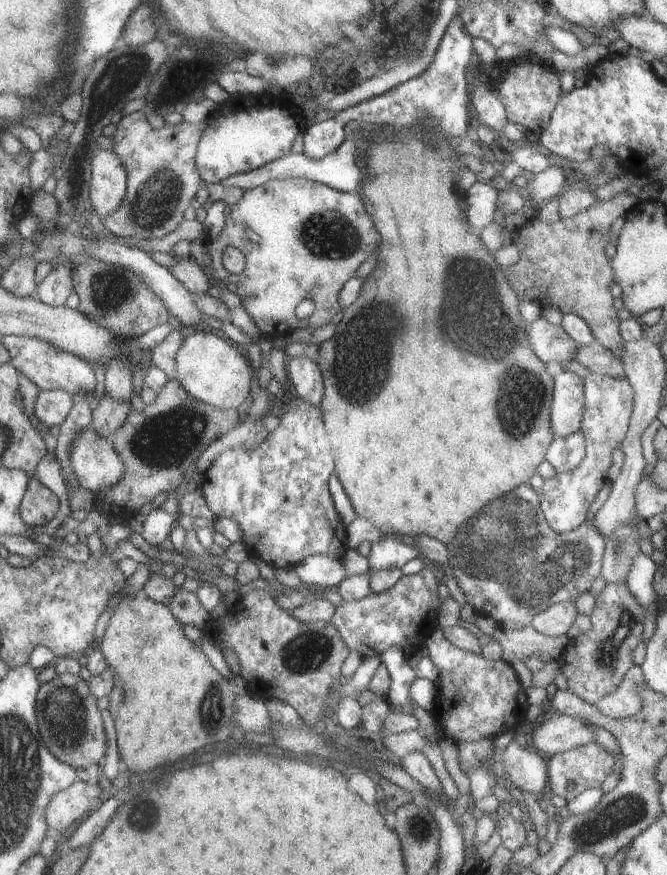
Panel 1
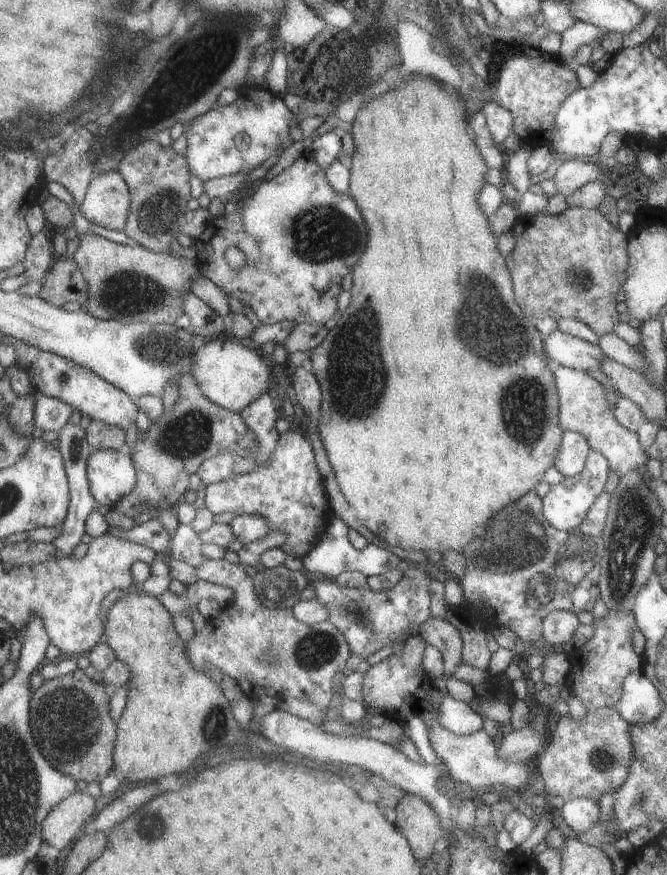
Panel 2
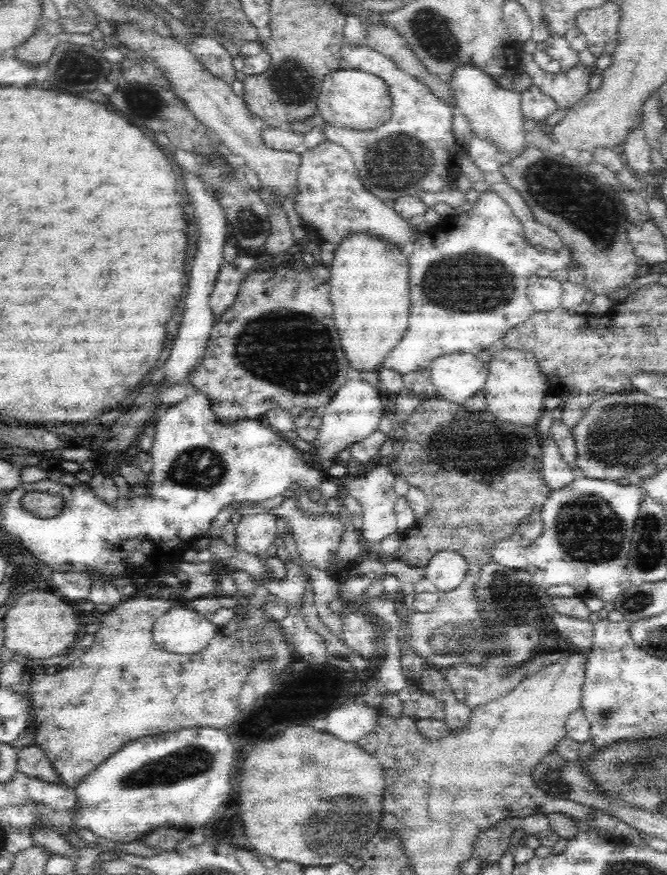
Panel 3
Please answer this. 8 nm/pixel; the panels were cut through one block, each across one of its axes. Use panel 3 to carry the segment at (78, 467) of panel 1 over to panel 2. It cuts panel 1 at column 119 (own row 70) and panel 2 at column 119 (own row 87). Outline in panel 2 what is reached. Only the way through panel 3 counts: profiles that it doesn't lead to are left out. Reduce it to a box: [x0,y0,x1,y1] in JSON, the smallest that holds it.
[85,449,135,509]

